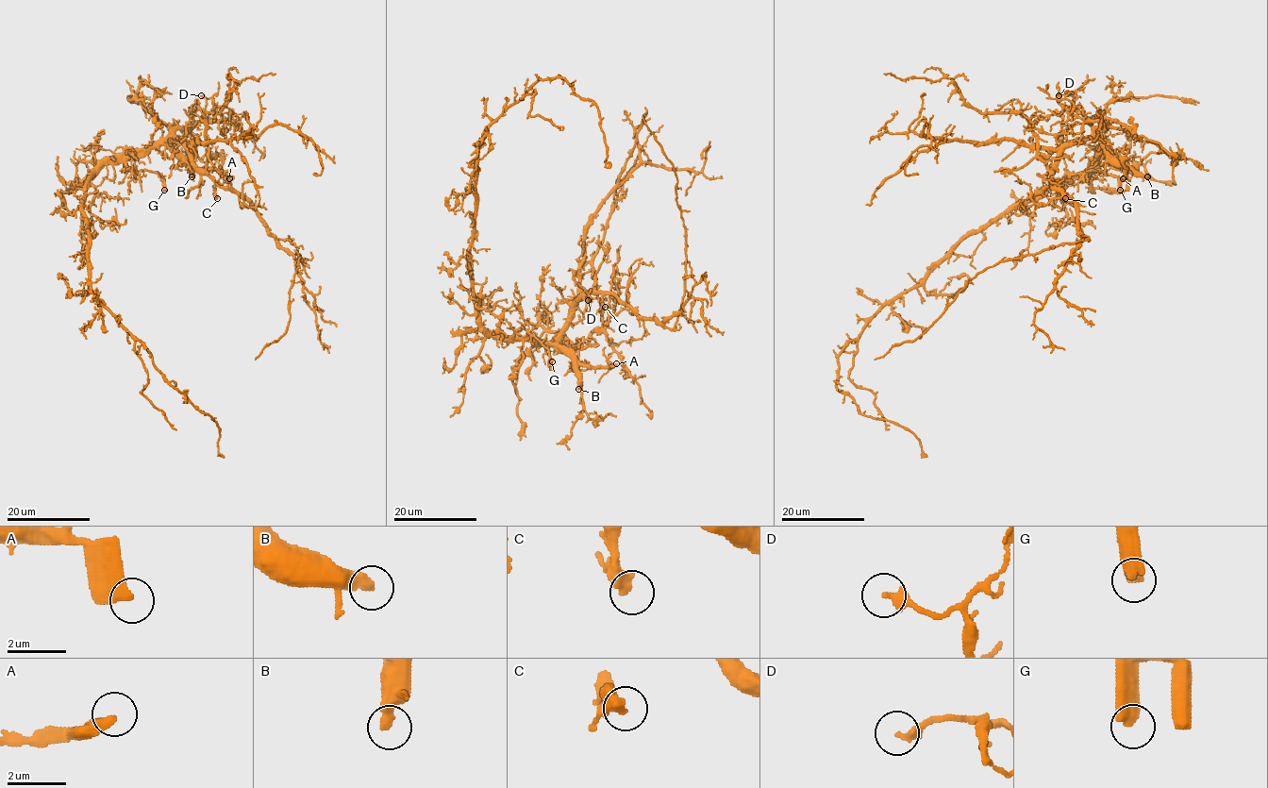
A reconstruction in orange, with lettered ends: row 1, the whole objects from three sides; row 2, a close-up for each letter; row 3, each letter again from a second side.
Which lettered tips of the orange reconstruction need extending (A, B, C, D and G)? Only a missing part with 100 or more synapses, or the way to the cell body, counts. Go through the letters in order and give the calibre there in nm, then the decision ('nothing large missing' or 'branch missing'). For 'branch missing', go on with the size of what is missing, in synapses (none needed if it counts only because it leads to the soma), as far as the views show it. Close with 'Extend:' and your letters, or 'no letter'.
A: 480 nm thick; branch missing; about 190 synapses
B: 400 nm thick; nothing large missing
C: 360 nm thick; nothing large missing
D: 340 nm thick; nothing large missing
G: 480 nm thick; nothing large missing
Extend: A

